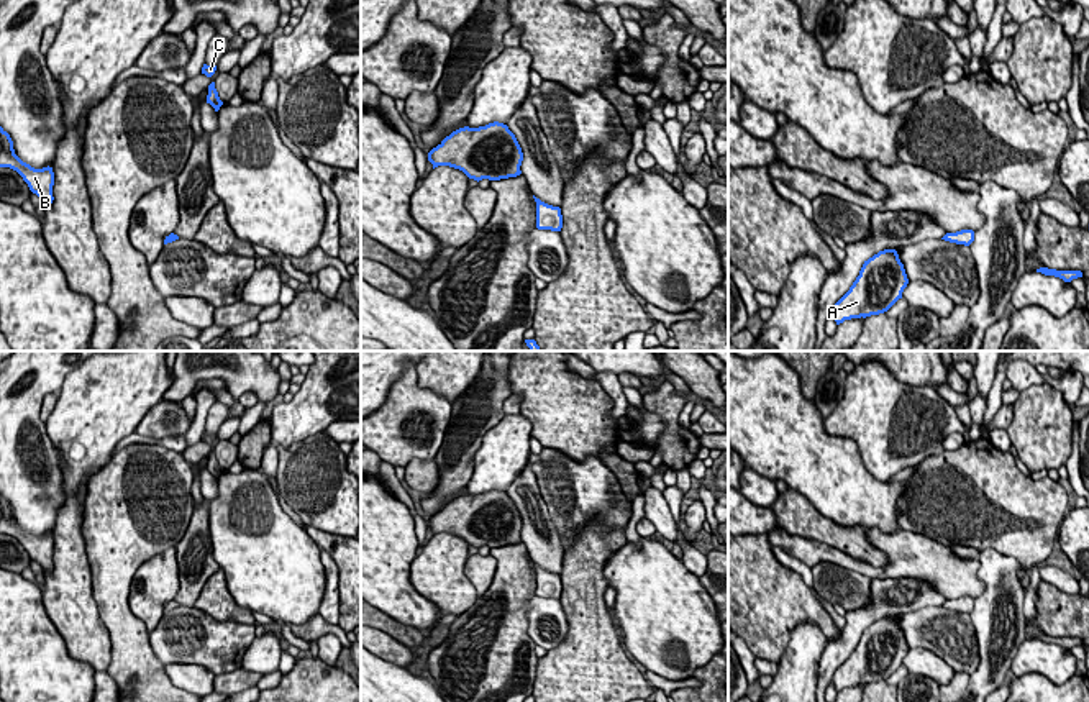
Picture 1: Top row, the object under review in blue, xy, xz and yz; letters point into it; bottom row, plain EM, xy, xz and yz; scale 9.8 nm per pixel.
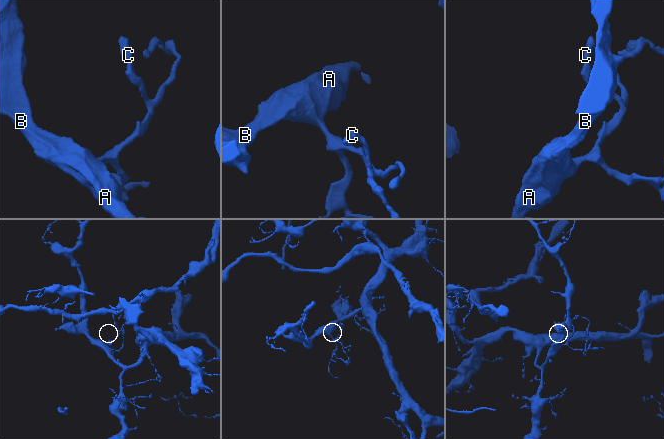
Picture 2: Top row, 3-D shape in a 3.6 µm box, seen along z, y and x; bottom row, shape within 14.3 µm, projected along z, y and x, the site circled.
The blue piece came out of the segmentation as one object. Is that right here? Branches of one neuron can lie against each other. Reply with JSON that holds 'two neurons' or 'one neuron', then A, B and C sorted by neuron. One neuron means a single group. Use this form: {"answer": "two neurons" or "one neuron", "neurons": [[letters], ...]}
{"answer": "one neuron", "neurons": [["A", "B", "C"]]}

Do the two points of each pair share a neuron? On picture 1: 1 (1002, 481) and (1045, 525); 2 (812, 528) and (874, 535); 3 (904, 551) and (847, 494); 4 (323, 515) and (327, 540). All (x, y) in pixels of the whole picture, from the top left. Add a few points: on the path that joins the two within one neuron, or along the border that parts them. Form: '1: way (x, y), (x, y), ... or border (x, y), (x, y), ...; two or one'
1: way (1012, 492), (1034, 514); one
2: border (829, 543), (873, 566), (884, 566), (889, 561); two
3: border (866, 528), (899, 530); two
4: border (307, 525), (343, 537); two

